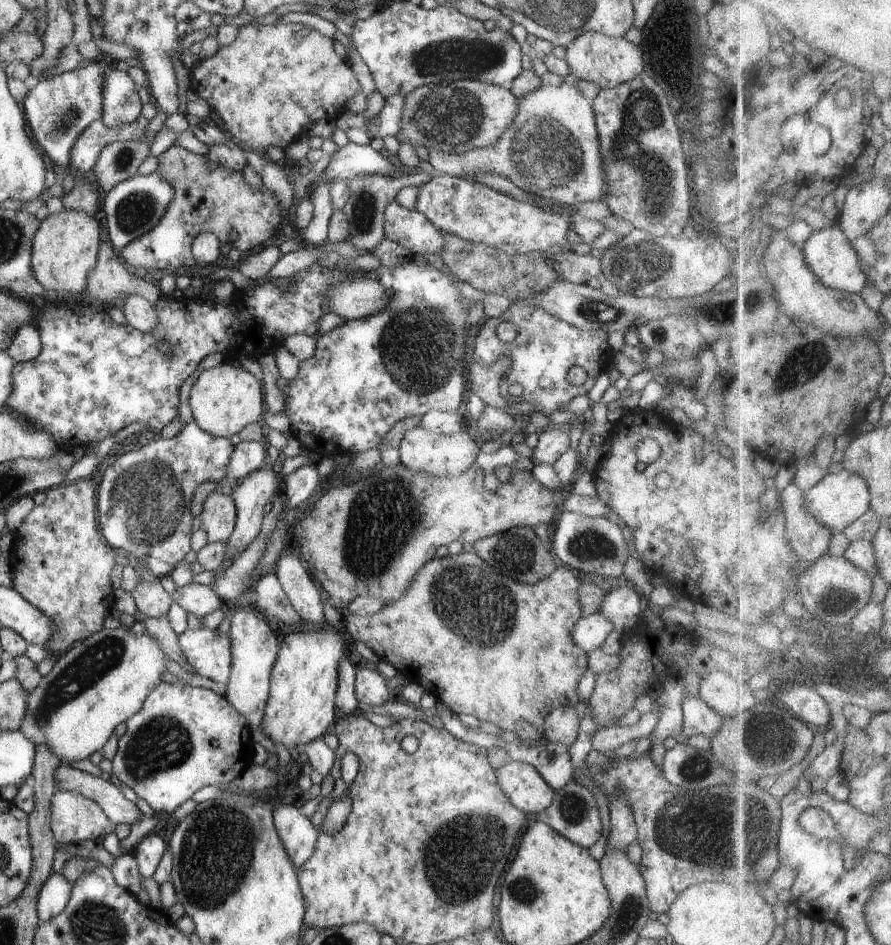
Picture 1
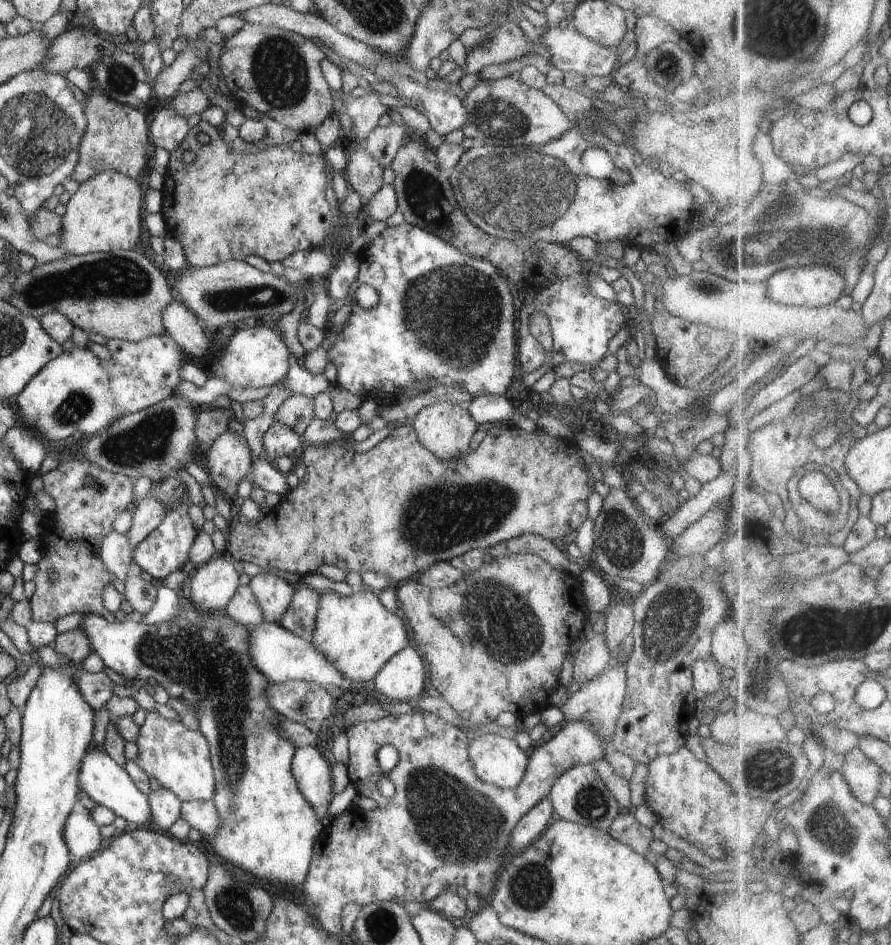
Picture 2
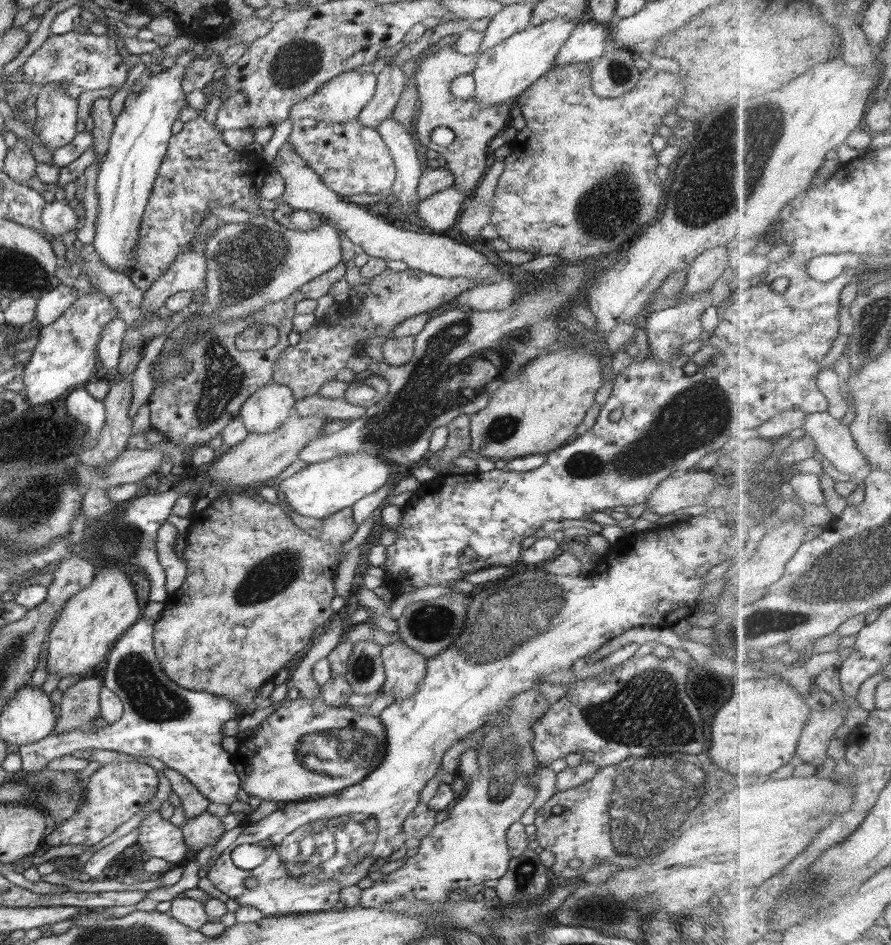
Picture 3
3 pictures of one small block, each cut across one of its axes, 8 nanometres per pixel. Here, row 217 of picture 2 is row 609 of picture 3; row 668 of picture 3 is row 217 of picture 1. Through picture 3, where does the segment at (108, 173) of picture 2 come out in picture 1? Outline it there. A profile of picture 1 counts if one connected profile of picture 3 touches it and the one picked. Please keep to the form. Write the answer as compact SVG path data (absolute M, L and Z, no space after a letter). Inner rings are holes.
M64 209L57 215L49 215L36 230L31 244L31 267L36 280L47 290L56 290L61 296L65 292L77 297L83 297L87 289L88 273L96 266L99 251L100 226L94 216L85 212Z

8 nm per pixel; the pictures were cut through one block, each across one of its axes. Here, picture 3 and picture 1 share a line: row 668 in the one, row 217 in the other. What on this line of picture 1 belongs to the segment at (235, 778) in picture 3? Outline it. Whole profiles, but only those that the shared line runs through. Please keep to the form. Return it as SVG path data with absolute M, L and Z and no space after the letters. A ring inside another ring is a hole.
M158 171L148 175L138 174L114 186L102 204L106 212L110 244L119 251L139 236L151 231L172 202L174 191L175 188Z

